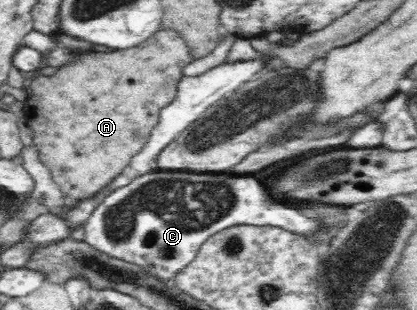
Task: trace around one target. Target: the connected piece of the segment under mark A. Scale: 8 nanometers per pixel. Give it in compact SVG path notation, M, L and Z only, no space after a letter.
M146 38L142 43L137 44L137 46L132 46L128 49L120 51L113 50L111 52L95 52L89 50L85 51L85 54L78 54L78 58L81 58L81 62L73 62L73 74L63 74L63 70L67 70L67 68L63 68L53 75L35 77L31 81L31 84L29 84L30 94L24 100L24 111L25 121L33 130L33 142L41 152L41 161L51 171L55 182L59 184L62 190L61 195L81 201L85 200L85 198L102 199L104 196L101 195L101 192L105 192L105 188L113 182L116 176L121 174L122 170L130 163L131 158L135 157L142 149L145 149L147 137L150 135L153 126L157 124L158 110L164 107L175 96L176 82L183 77L183 68L187 64L175 58L173 48L167 48L165 44L153 42L149 38Z

